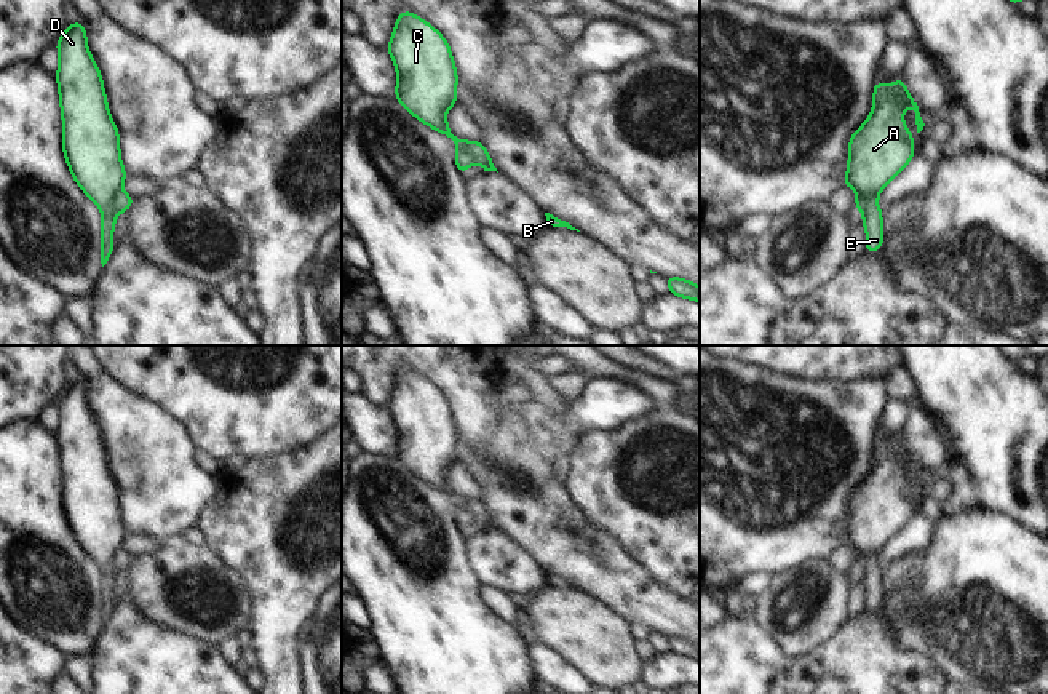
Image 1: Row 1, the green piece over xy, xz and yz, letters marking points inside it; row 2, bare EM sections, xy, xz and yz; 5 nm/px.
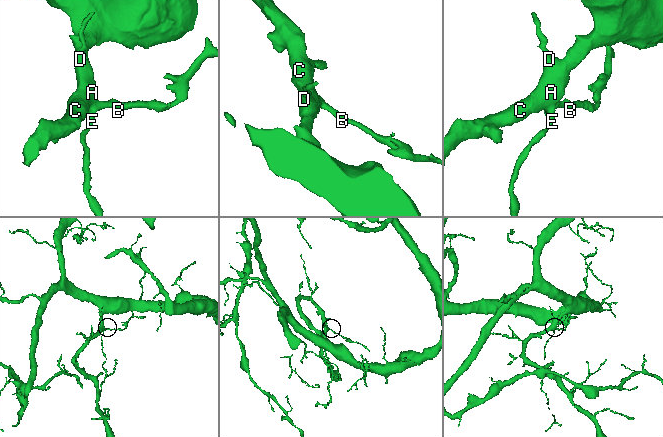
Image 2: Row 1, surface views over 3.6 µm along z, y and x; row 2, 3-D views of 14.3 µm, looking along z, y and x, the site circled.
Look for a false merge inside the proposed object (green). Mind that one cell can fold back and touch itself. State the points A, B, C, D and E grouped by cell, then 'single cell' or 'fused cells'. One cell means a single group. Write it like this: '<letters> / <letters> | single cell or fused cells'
A C D E / B | fused cells

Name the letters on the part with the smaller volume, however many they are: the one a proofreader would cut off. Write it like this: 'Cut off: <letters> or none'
Cut off: B

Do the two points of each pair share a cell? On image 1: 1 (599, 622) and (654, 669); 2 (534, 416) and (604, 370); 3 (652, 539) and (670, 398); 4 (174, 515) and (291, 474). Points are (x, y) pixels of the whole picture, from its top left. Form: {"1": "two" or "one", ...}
{"1": "two", "2": "two", "3": "two", "4": "two"}

